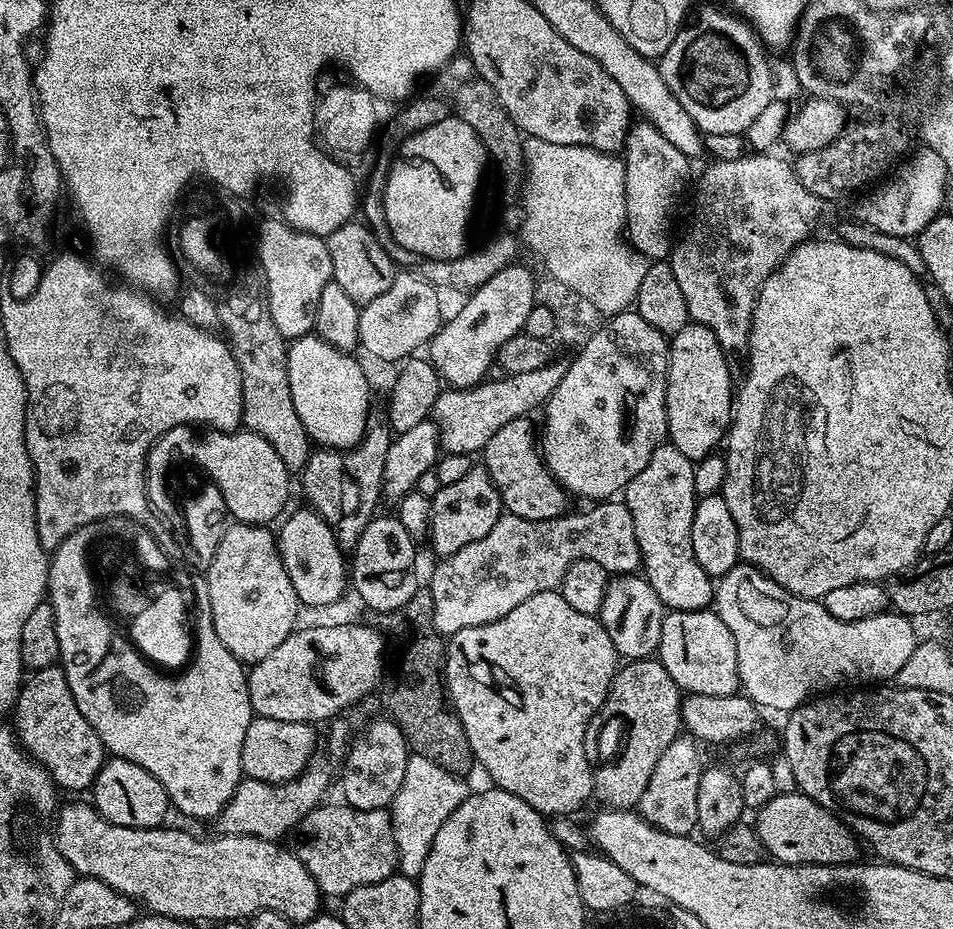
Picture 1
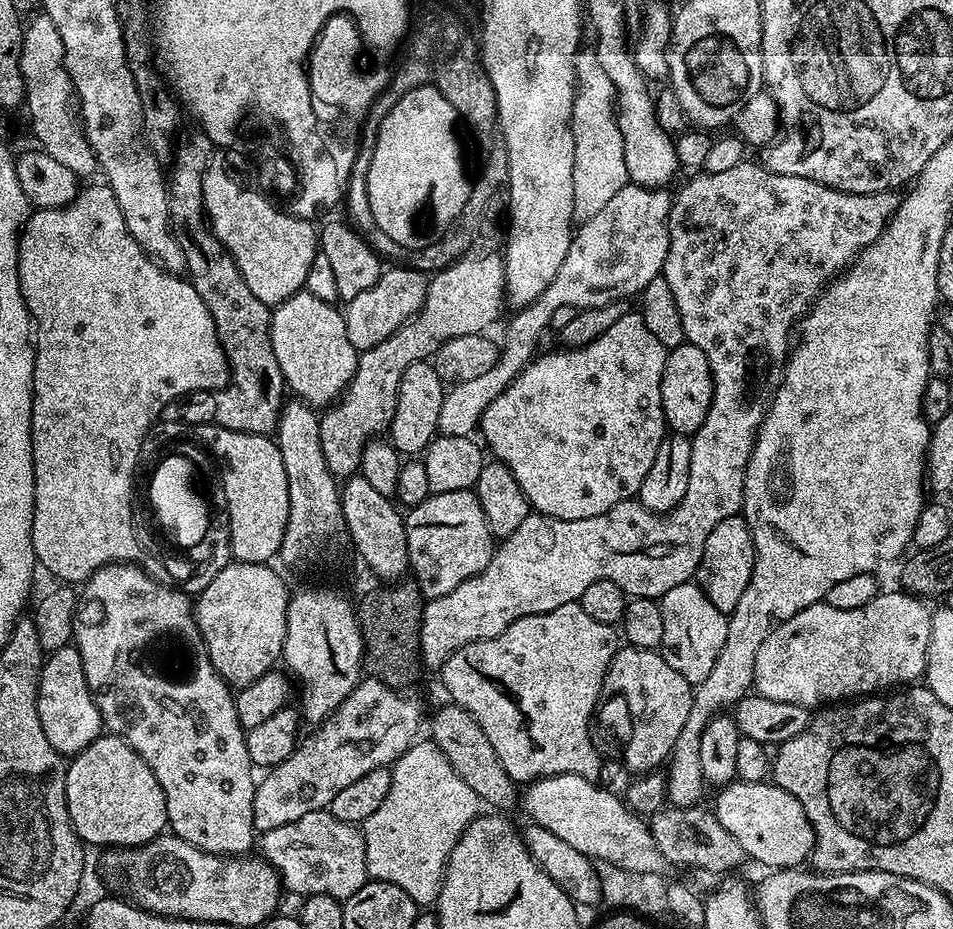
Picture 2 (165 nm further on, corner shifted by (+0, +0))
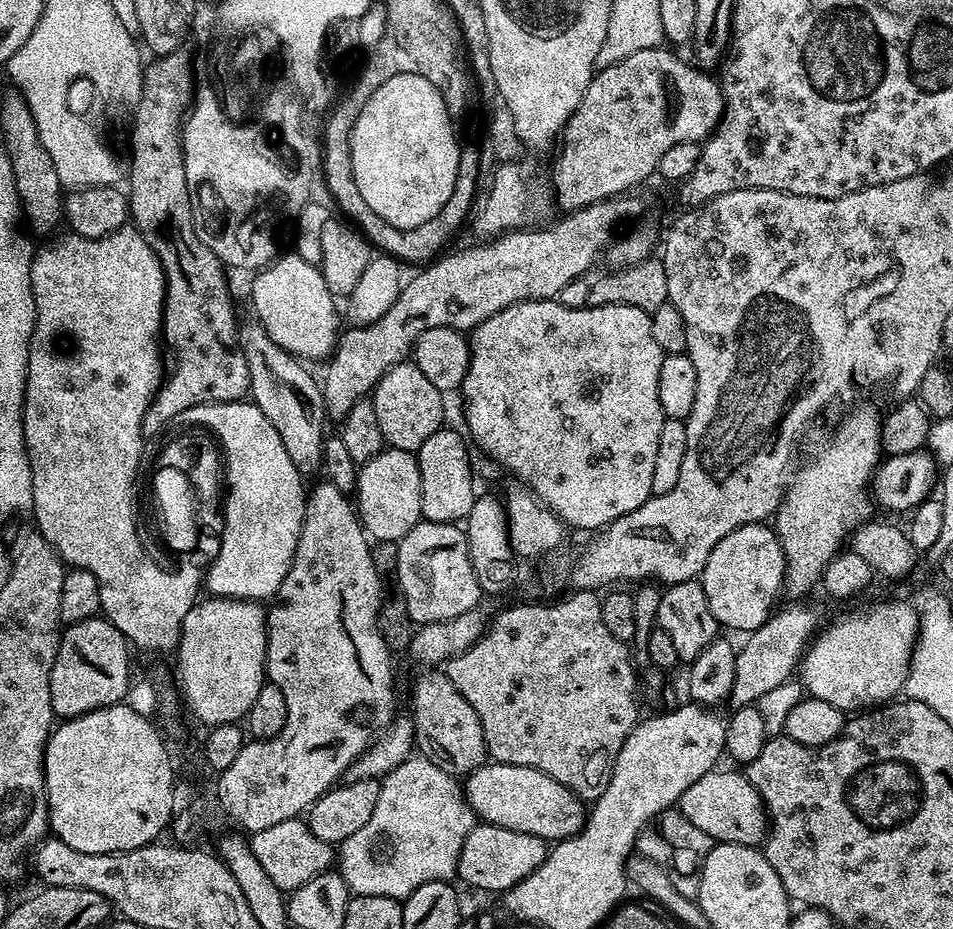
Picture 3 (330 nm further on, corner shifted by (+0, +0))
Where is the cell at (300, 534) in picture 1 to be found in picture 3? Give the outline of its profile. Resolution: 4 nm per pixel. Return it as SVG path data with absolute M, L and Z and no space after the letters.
M249 318L248 321L241 321L237 327L239 334L240 348L246 355L247 366L250 368L251 386L249 388L253 403L262 410L266 418L269 418L270 424L282 438L282 444L286 452L290 454L290 460L294 462L295 468L301 472L301 475L310 476L310 473L321 469L324 442L326 431L326 413L324 411L323 391L319 381L314 380L313 376L305 369L307 368L297 357L289 354L288 351L278 346L265 328L261 326L260 321L255 318Z

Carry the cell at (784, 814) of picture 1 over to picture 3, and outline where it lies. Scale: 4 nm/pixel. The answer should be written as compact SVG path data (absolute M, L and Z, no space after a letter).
M707 772L678 802L679 815L692 823L697 833L709 836L713 842L721 844L741 844L755 848L763 845L768 834L768 814L764 803L748 781L747 775L740 772Z

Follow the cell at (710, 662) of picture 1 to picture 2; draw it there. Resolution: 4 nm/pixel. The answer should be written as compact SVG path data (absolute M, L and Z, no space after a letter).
M689 582L682 586L674 586L674 590L666 590L666 594L659 597L662 610L662 642L659 654L671 668L678 670L682 678L693 686L710 678L710 670L714 670L714 662L726 643L726 626L728 616L700 588L699 584Z

